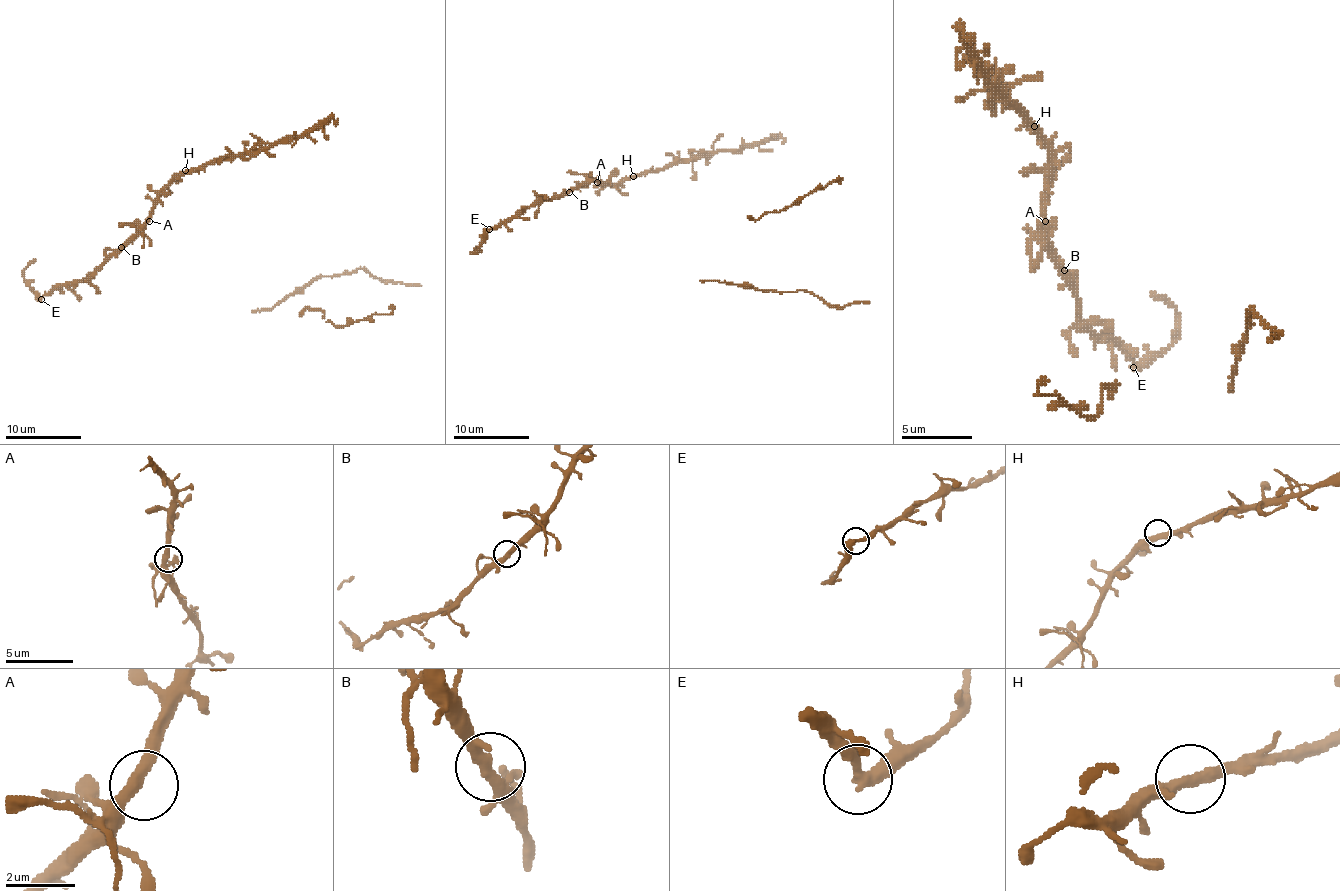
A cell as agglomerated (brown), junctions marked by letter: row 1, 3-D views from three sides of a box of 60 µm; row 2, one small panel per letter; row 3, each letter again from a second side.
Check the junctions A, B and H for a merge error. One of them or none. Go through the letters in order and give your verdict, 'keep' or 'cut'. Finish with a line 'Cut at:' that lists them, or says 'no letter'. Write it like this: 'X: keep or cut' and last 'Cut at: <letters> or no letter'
A: keep
B: keep
H: keep
Cut at: no letter

